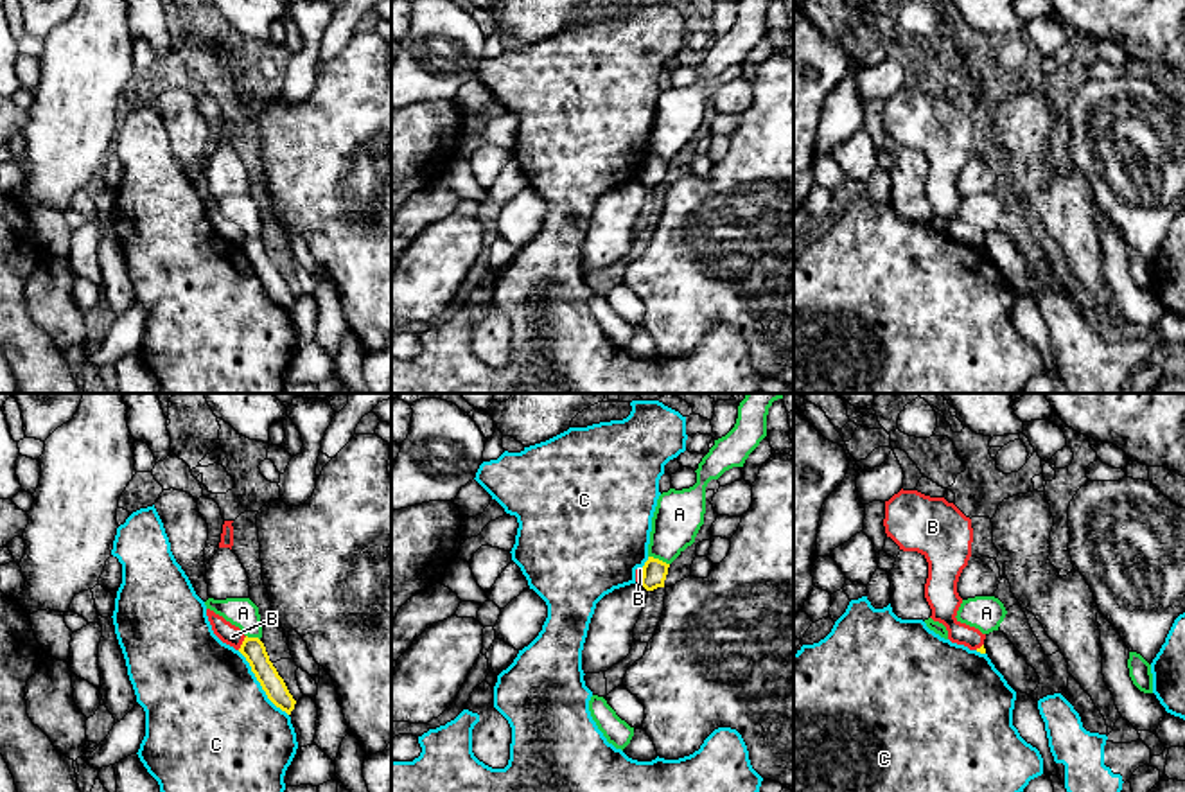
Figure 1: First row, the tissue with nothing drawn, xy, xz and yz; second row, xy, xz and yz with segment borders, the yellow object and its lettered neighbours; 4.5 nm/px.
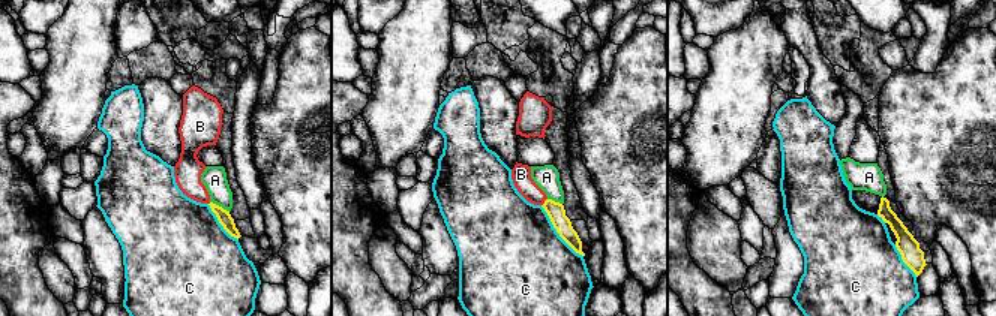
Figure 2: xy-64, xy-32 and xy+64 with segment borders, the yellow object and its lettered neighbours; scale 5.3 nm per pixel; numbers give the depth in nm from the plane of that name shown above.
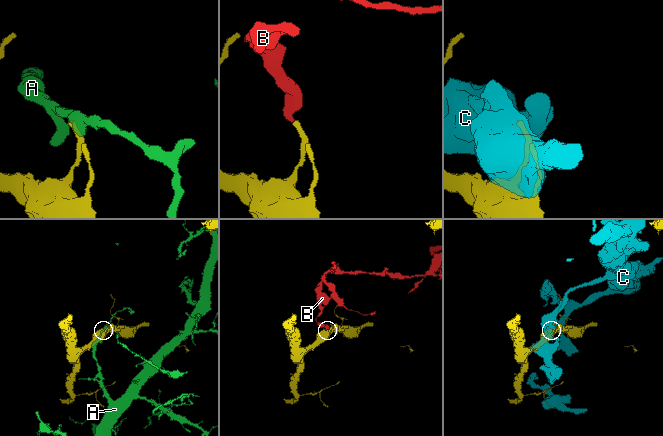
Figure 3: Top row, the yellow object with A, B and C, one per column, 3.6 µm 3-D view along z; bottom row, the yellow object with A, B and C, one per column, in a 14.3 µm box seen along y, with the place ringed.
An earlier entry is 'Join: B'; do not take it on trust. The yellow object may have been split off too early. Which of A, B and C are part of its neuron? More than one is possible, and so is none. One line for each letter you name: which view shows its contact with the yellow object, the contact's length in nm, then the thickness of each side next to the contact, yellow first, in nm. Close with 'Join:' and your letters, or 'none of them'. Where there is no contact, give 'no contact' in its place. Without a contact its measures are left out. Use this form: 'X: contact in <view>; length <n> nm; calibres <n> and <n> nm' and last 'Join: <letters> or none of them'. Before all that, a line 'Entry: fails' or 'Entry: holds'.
Entry: fails
Join: none of them

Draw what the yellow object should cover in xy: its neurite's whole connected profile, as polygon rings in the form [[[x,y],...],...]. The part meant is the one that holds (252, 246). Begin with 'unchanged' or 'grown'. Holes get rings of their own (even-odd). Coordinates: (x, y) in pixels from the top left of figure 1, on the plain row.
unchanged | [[[244,235],[239,250],[246,255],[255,271],[257,278],[260,280],[262,287],[266,289],[268,296],[291,312],[294,307],[296,298],[289,291],[284,277],[278,273],[276,266],[269,259],[264,241],[259,235]]]

